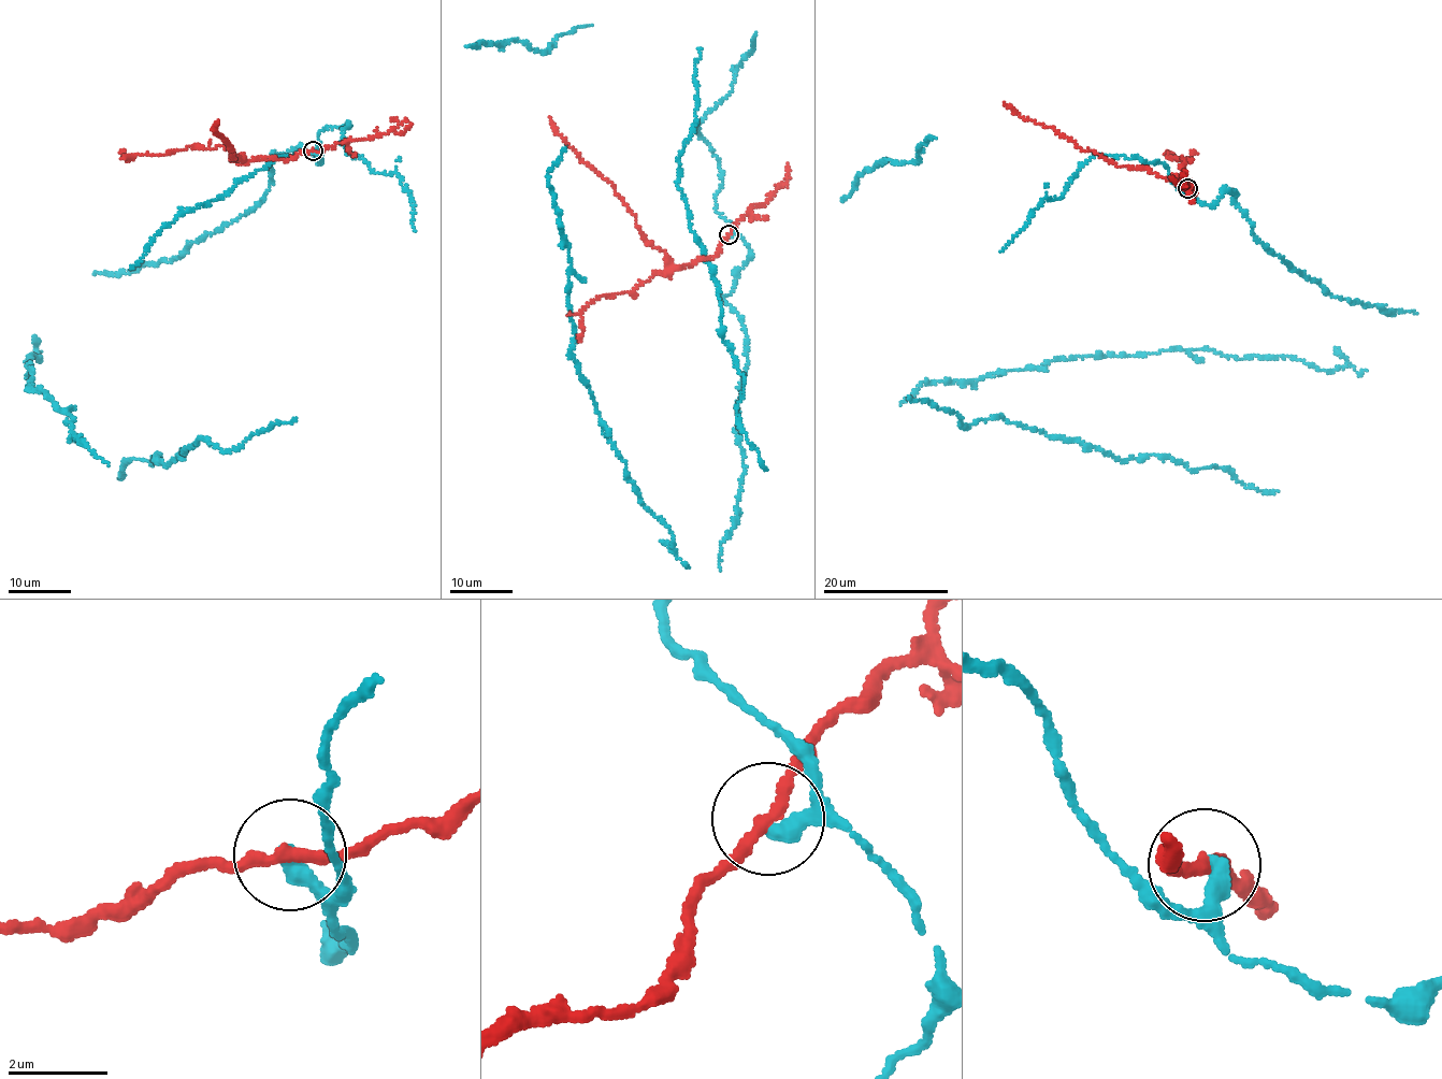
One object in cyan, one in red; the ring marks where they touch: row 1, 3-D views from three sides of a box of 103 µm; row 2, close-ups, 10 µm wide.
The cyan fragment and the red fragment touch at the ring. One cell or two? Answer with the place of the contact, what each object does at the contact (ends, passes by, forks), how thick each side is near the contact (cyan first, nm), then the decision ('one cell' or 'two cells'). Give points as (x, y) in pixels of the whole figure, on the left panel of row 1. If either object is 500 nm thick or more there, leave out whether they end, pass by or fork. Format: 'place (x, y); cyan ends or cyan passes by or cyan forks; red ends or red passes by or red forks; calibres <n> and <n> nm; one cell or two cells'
place (313, 150); cyan ends; red passes by; calibres 360 and 220 nm; two cells

